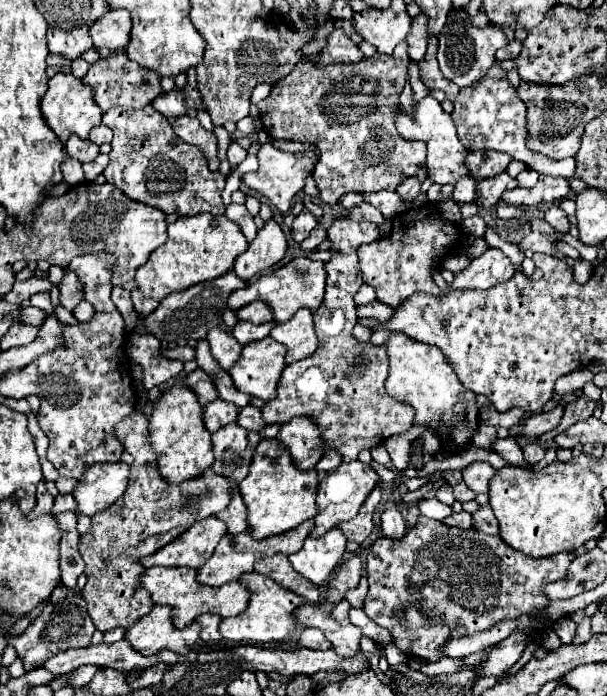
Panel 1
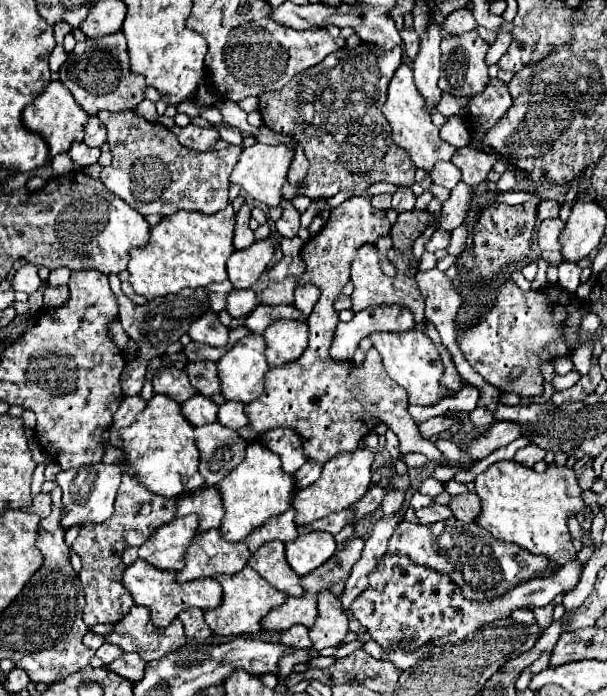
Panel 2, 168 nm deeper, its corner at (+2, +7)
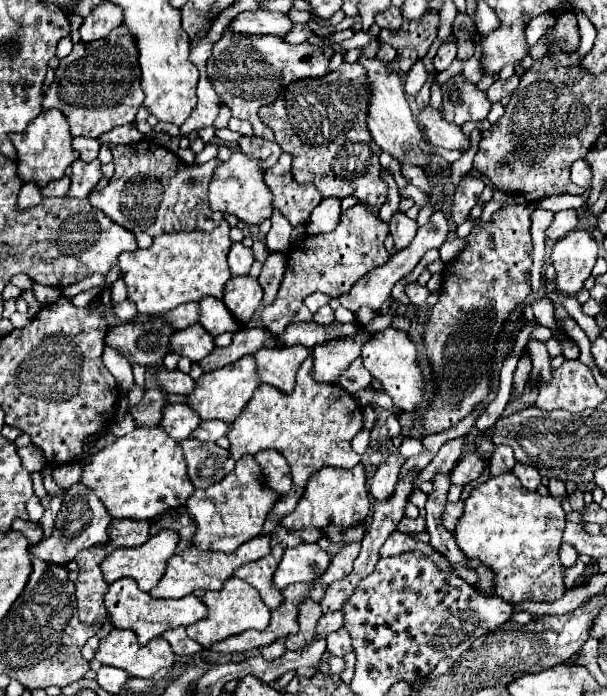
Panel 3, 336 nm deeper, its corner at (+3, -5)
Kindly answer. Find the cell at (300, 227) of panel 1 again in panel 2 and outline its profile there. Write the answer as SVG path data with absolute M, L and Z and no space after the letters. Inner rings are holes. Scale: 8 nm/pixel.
M287 200L281 202L281 208L283 208L283 216L273 226L279 232L279 236L293 238L293 236L297 236L297 230L299 230L299 212Z

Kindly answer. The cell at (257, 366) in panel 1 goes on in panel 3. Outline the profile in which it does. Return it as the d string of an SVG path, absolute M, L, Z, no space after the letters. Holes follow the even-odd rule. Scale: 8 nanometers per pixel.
M242 356L238 362L232 362L224 368L218 368L216 372L202 374L196 380L194 392L188 396L188 404L190 404L190 408L194 408L198 412L198 416L202 420L220 418L226 422L234 422L242 414L242 410L246 408L250 398L254 396L256 388L260 386L258 380L260 378L258 378L258 370L256 370L256 358L254 356Z

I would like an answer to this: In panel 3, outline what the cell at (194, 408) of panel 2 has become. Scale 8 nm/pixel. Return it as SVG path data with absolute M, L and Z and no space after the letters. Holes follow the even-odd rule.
M168 404L166 412L162 416L162 428L166 428L168 436L172 436L176 442L182 442L190 438L190 434L200 426L198 414L186 406L186 404Z

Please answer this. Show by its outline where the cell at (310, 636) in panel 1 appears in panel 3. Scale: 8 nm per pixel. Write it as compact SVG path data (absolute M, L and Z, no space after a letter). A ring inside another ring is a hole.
M276 640L274 644L262 648L262 656L264 656L268 662L272 662L272 660L284 656L284 654L286 654L286 640Z

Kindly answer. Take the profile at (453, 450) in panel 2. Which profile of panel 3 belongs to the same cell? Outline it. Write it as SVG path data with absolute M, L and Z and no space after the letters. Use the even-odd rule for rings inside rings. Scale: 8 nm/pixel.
M412 436L402 438L402 444L400 444L400 454L402 454L404 458L418 456L418 454L422 454L422 452L426 452L426 448L424 448L424 444L422 444L422 440L420 440L420 438L412 438Z

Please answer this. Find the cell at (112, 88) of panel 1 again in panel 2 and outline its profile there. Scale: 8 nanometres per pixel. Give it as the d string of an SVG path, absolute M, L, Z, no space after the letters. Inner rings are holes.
M77 42L73 52L67 56L67 62L61 64L59 70L59 82L67 86L67 90L73 94L75 102L89 114L97 116L97 112L123 112L133 106L137 106L145 96L145 80L139 74L133 74L129 68L129 56L127 50L115 52L115 50L93 50L89 52L83 42Z

